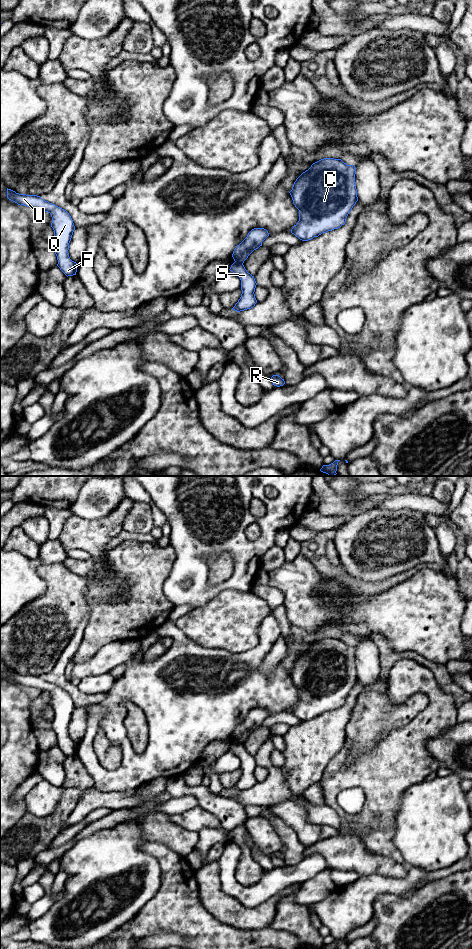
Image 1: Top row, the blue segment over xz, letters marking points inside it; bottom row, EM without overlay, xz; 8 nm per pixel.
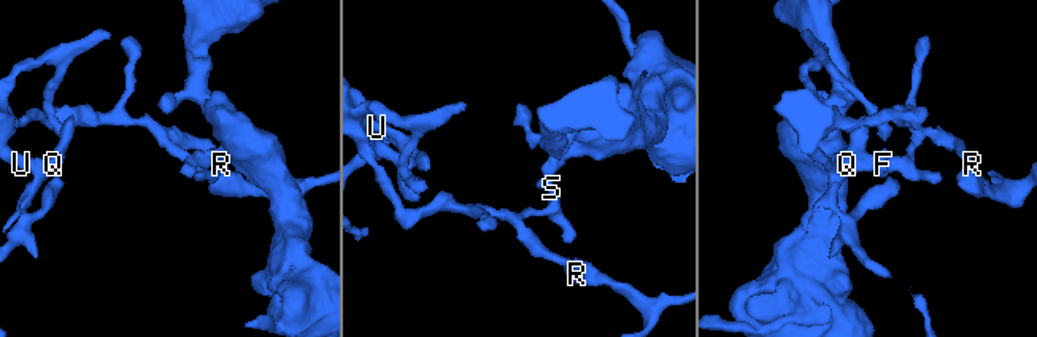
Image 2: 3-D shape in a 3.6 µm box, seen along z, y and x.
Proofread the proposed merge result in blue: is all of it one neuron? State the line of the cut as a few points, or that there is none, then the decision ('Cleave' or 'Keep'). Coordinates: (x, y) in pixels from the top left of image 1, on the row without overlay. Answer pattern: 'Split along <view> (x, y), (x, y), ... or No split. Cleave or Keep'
Split along xz (235, 741), (242, 743). Cleave

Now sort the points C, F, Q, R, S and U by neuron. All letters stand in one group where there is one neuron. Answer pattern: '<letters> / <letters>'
C / F Q R S U

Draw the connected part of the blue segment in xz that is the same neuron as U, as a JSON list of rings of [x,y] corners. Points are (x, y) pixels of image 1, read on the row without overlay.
[[[8,668],[7,678],[20,686],[24,685],[30,688],[37,688],[42,692],[51,694],[51,707],[54,710],[52,729],[57,736],[57,746],[67,757],[76,755],[77,743],[70,739],[68,733],[69,723],[75,710],[73,700],[69,693],[55,684],[43,680],[40,676],[19,674]]]

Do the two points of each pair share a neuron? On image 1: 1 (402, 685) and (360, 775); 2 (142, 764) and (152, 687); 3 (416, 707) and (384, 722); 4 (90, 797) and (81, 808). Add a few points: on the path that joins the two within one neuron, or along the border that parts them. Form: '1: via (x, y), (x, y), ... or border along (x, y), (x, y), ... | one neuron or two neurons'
1: via (432, 695), (433, 713), (390, 756) | one neuron
2: via (157, 745), (157, 706) | one neuron
3: via (408, 710), (402, 714), (392, 716) | one neuron
4: via (89, 800), (84, 805) | one neuron

